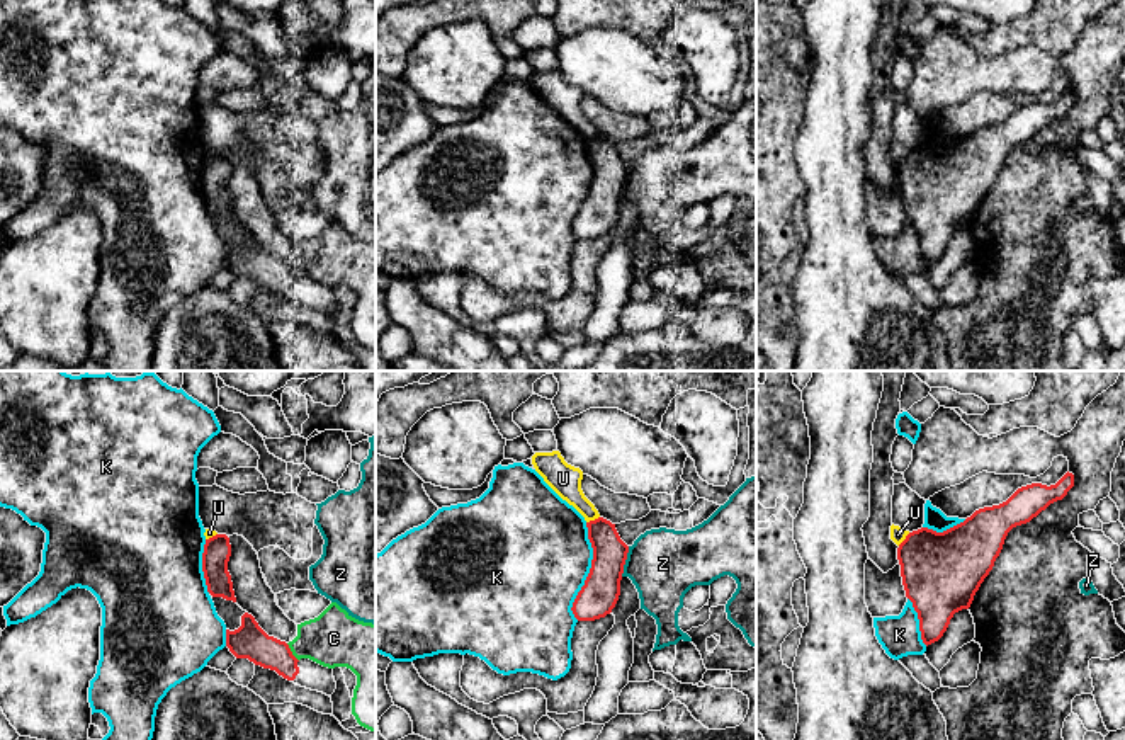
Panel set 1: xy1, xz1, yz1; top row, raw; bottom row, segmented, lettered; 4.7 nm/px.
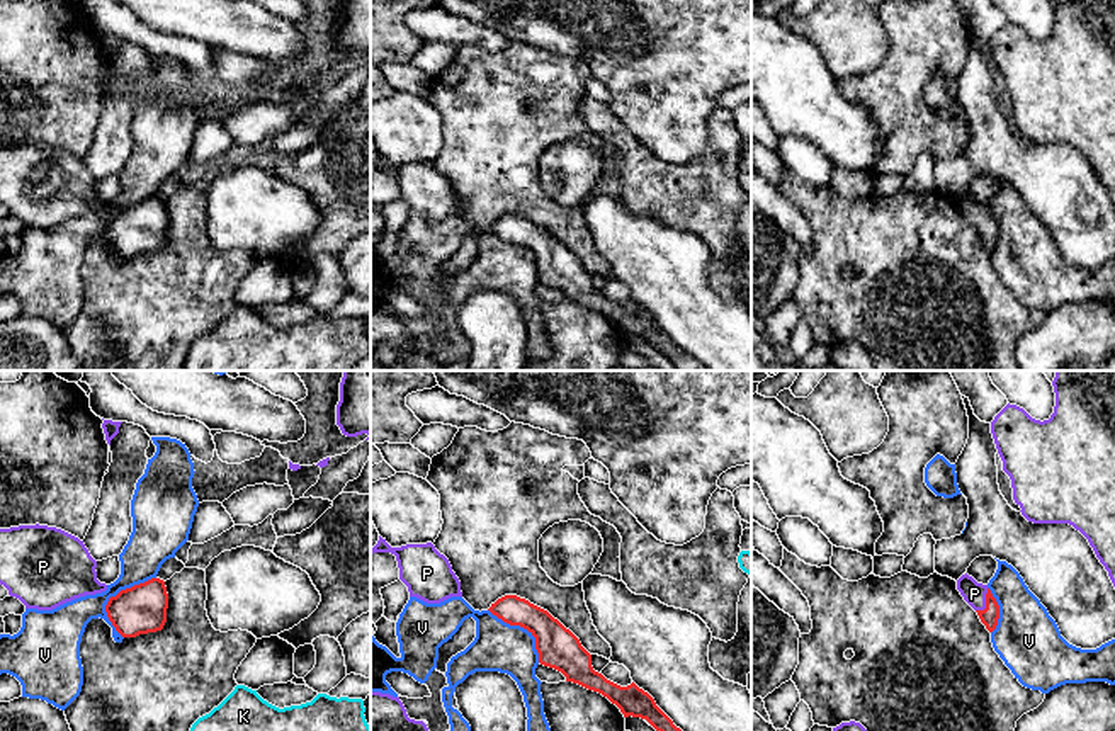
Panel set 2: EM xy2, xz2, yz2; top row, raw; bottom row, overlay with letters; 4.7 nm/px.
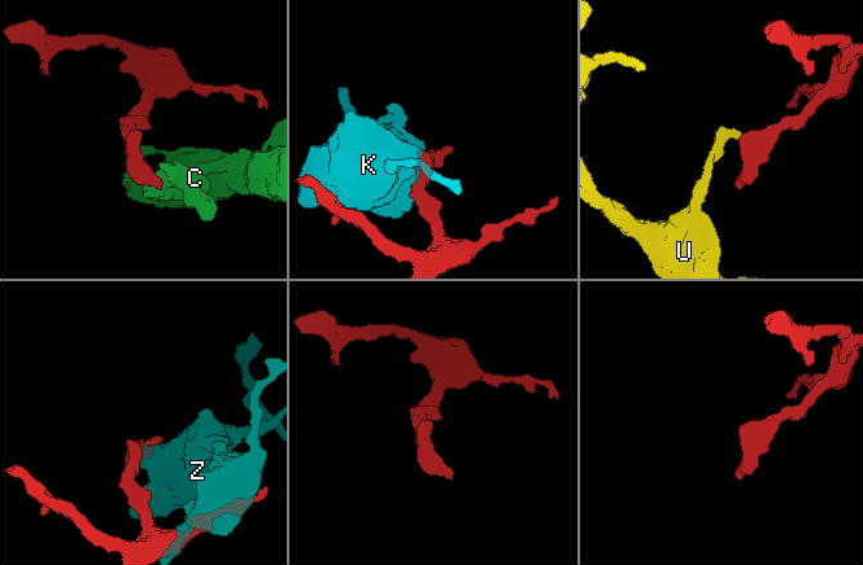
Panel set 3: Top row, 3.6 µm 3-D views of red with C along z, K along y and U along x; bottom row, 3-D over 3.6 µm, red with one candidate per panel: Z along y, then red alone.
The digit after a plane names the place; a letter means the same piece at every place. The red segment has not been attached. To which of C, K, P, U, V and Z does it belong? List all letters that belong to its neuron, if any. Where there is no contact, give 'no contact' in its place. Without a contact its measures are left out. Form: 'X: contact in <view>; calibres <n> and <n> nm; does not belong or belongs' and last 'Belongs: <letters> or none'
C: contact in xy1; calibres 160 and 260 nm; does not belong
K: contact in xz1; calibres 180 and 480 nm; does not belong
P: contact in yz2; calibres 90 and 110 nm; belongs
U: contact in xz1; calibres 160 and 150 nm; does not belong
V: contact in xy2; calibres 240 and 200 nm; does not belong
Z: contact in xz1; calibres 180 and 340 nm; does not belong
Belongs: P

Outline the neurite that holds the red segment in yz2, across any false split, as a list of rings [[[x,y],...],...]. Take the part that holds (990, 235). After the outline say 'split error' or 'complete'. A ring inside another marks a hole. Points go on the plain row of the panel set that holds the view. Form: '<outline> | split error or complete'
[[[965,192],[957,199],[957,209],[964,219],[977,231],[986,248],[993,252],[998,245],[999,224],[988,204],[977,202]]] | split error

